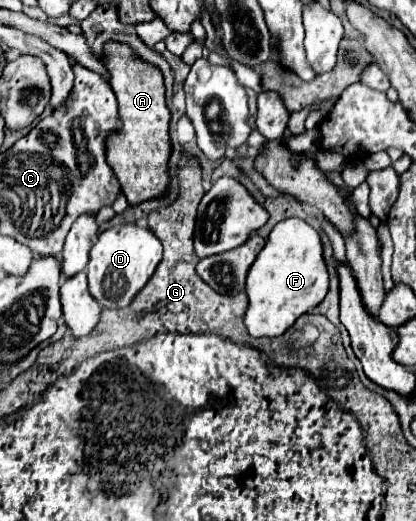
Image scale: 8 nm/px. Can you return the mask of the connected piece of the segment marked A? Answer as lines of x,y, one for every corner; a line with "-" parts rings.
107,41
101,55
109,71
109,85
119,101
121,129
113,131
107,139
107,165
115,171
119,185
131,205
145,199
159,197
167,189
167,161
171,153
169,143
169,109
165,105
163,73
147,61
139,61
127,45

